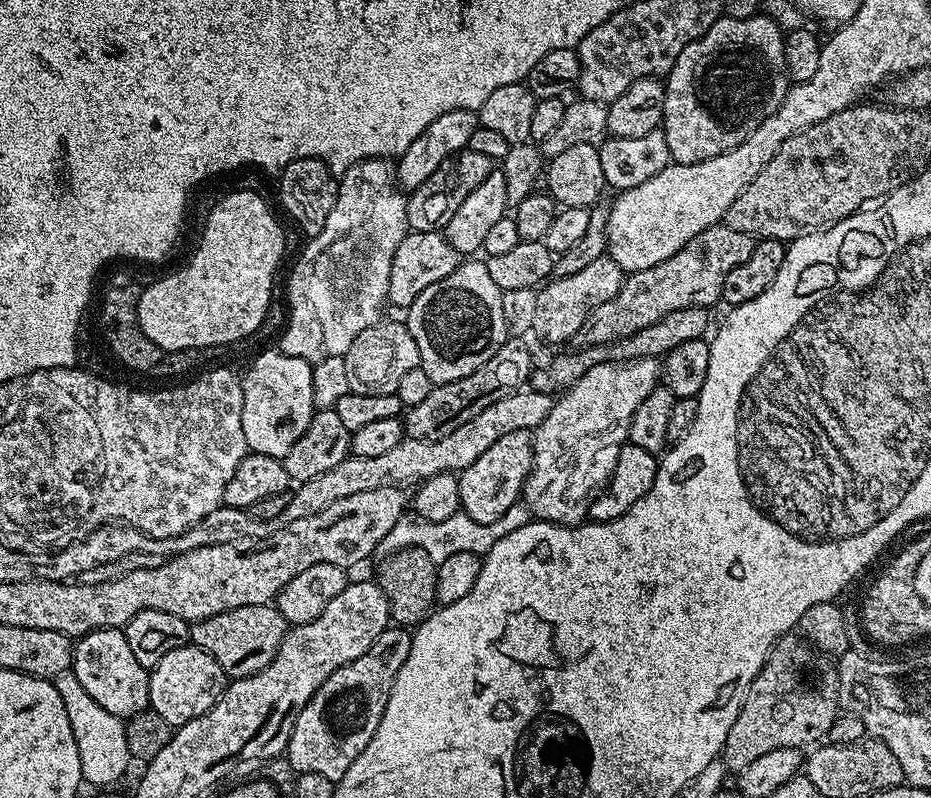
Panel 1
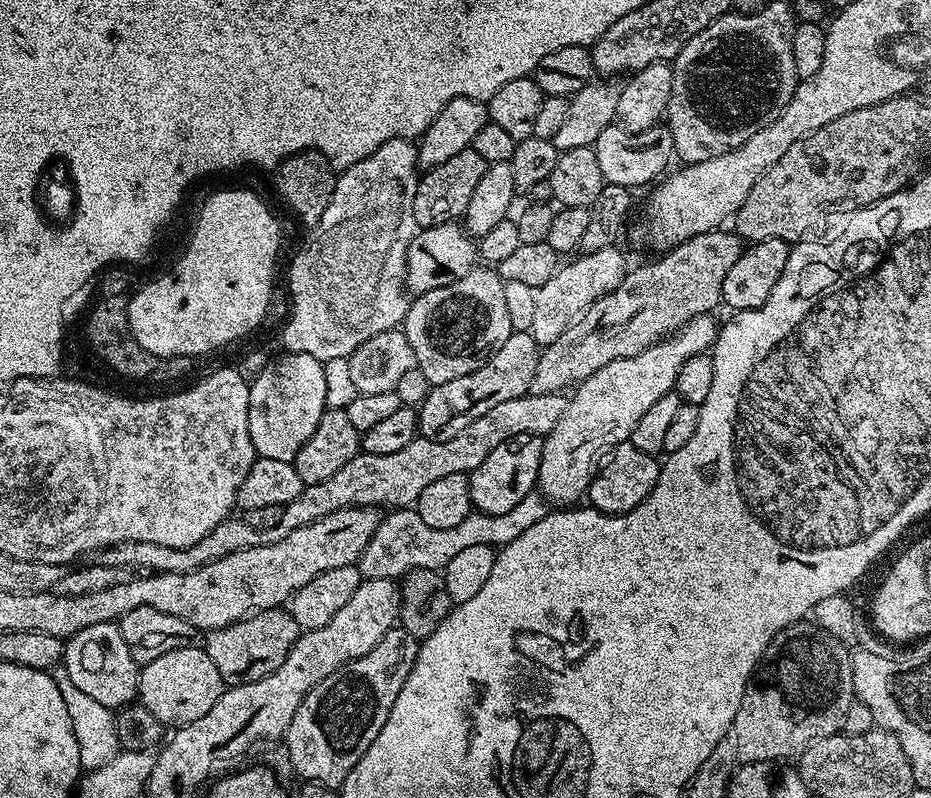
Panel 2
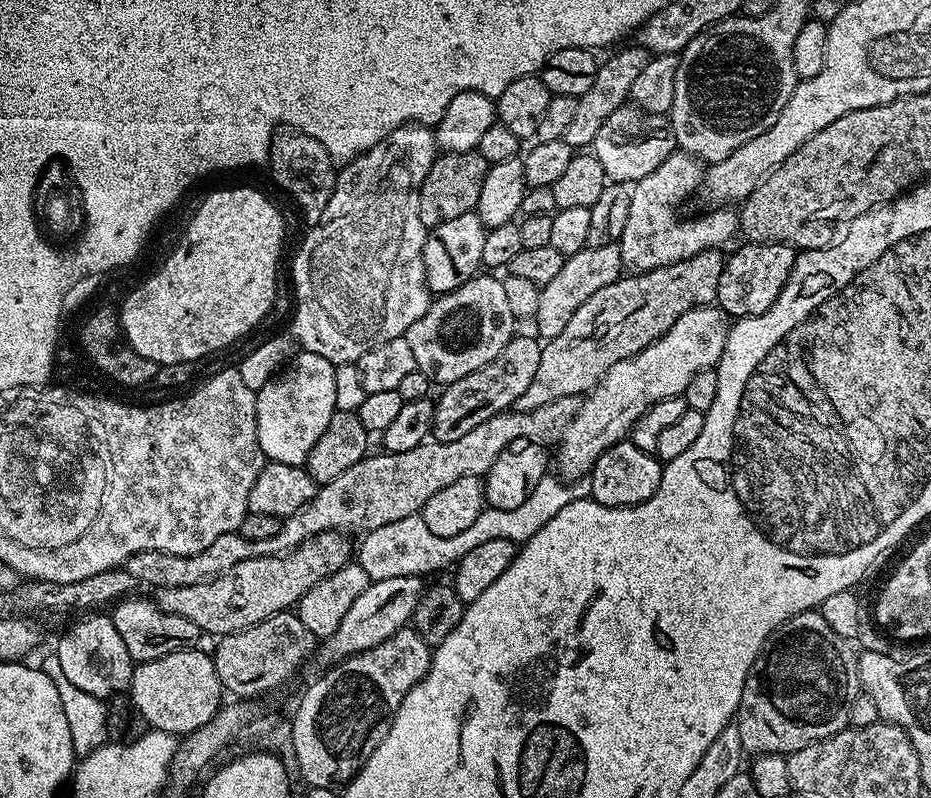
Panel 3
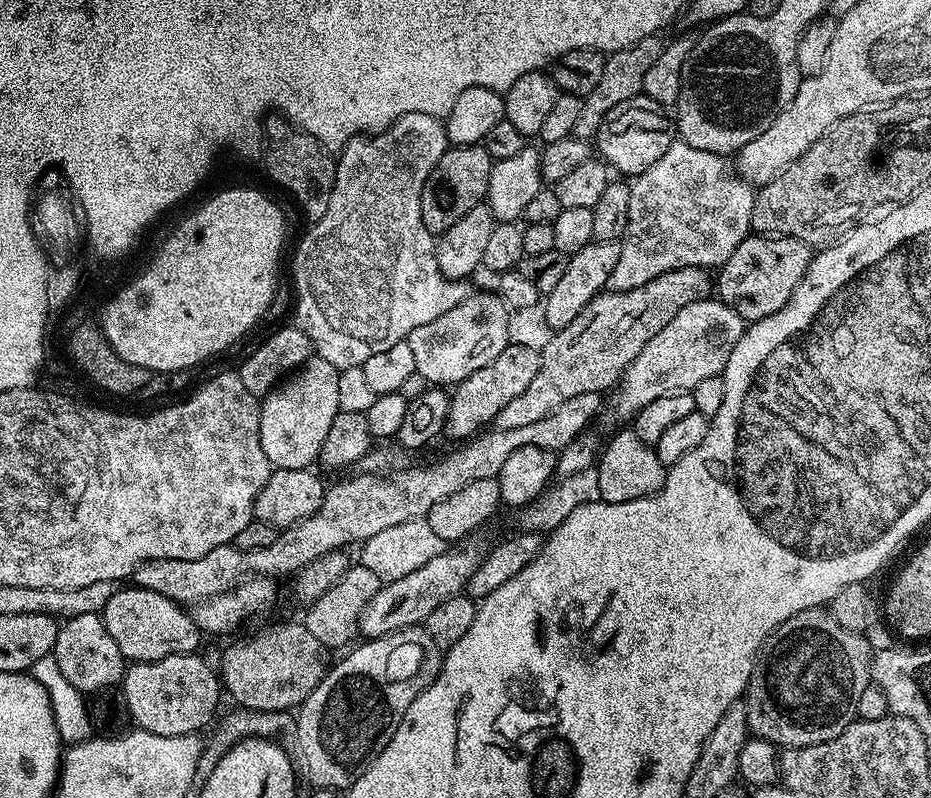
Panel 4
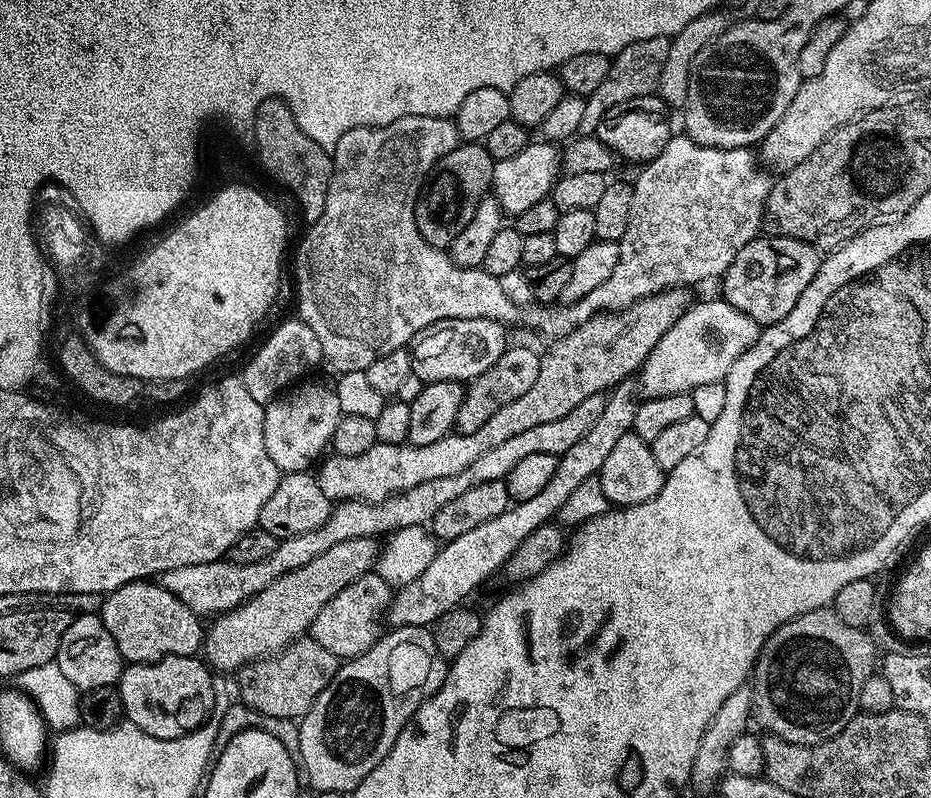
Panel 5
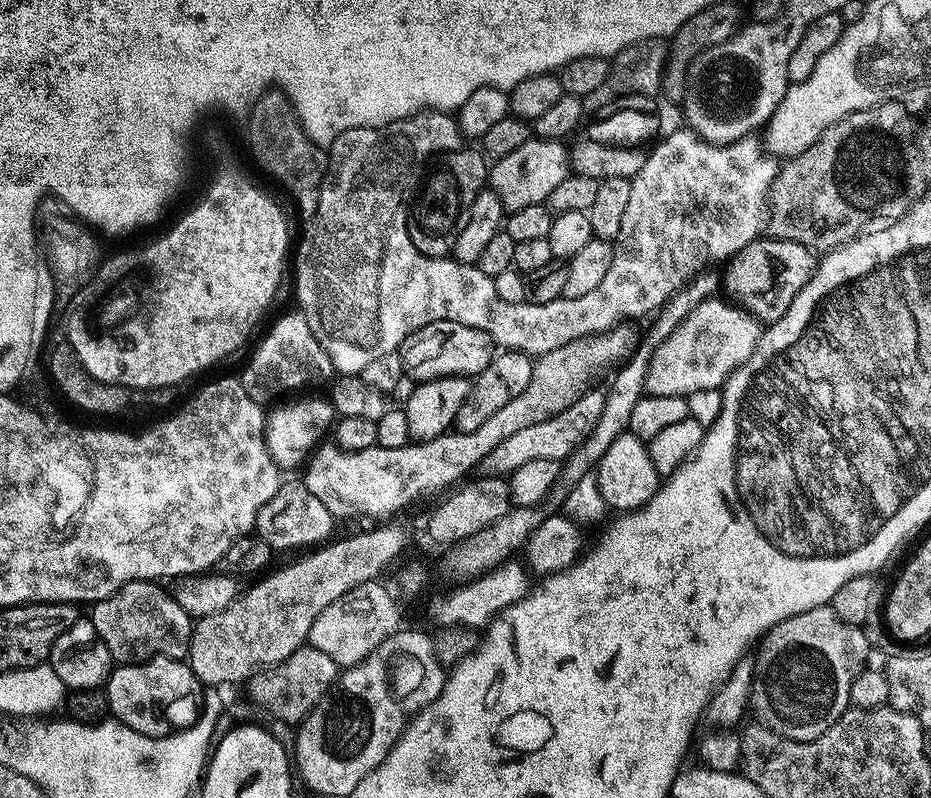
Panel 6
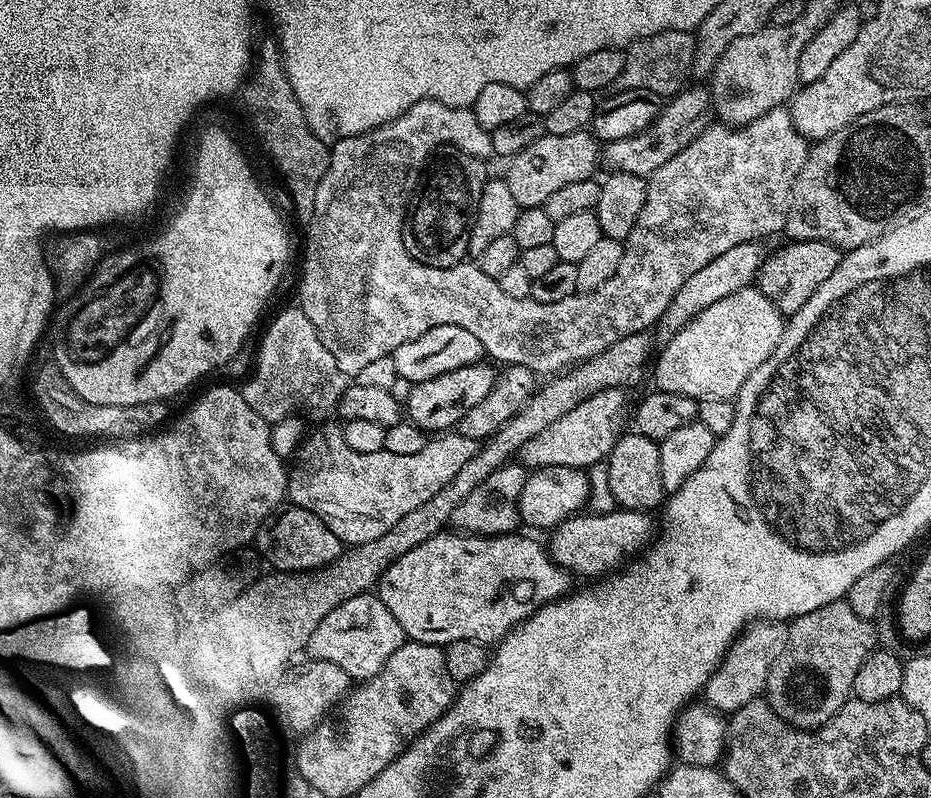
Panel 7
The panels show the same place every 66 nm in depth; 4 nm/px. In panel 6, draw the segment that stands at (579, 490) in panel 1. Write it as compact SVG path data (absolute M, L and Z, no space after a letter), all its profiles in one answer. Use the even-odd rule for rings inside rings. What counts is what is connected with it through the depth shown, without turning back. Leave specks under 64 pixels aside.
M720 299L701 302L685 320L681 320L670 338L658 346L652 356L646 383L651 395L670 394L687 398L691 392L698 390L711 392L723 389L736 369L752 357L762 337L761 321L743 307Z

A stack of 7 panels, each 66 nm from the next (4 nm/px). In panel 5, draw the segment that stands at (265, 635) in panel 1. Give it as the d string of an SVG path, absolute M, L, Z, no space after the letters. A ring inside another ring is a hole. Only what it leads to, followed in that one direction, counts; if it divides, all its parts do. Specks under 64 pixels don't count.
M301 638L288 645L275 658L254 660L239 669L239 699L264 715L292 720L303 718L318 698L318 694L326 690L326 686L334 678L337 667L338 658L330 654L326 646L318 646L318 642L311 638Z

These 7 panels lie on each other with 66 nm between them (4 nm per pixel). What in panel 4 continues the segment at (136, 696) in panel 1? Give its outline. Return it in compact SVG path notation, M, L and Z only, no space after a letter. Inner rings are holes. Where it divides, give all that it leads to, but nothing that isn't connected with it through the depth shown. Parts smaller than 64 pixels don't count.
M78 614L67 617L60 624L54 655L62 674L66 674L66 679L79 692L96 694L112 685L119 685L124 679L126 661L114 638L110 638L110 630L106 630L103 615Z

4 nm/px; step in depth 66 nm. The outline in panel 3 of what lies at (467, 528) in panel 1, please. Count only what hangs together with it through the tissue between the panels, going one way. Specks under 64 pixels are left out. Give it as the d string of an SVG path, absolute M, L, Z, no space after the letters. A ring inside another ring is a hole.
M549 474L538 482L526 502L514 506L513 510L498 510L485 507L482 514L474 520L469 529L462 530L449 538L441 538L431 534L424 528L418 514L407 515L397 522L387 523L386 526L363 535L361 544L356 550L356 562L362 566L369 581L381 581L387 578L427 576L430 572L436 572L446 567L448 569L461 560L470 550L485 542L494 541L497 538L506 538L517 544L524 543L534 536L550 519L558 514L562 507L572 500L587 499L592 493L591 477L580 477L576 481L568 483L561 477Z

